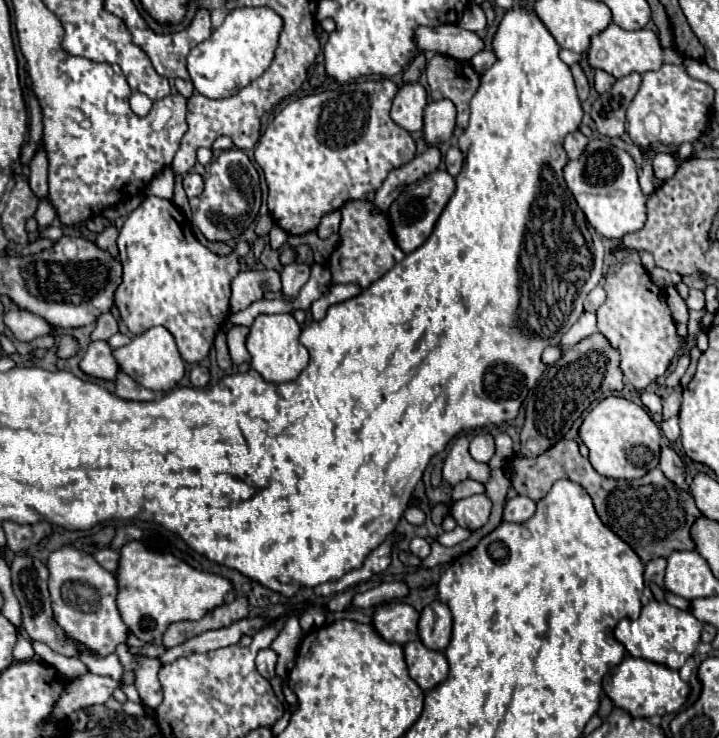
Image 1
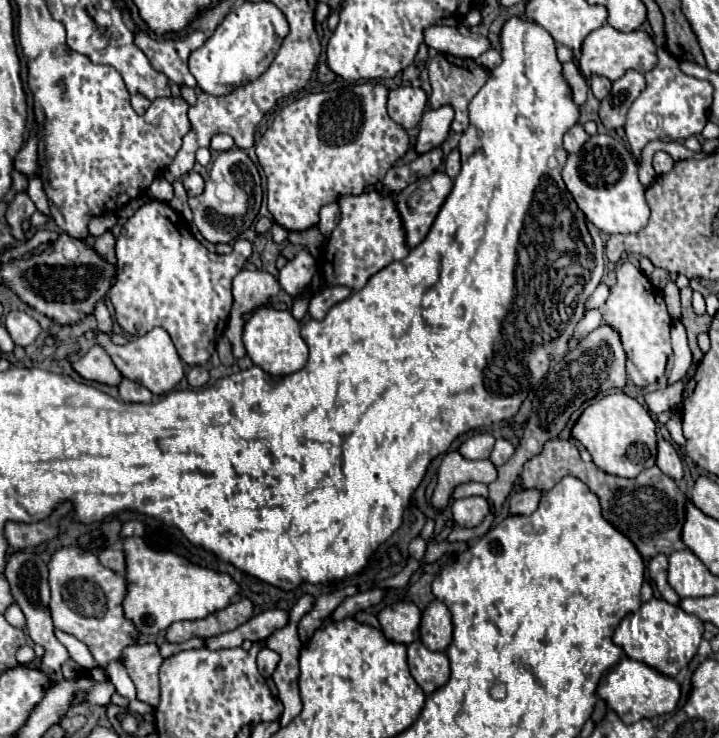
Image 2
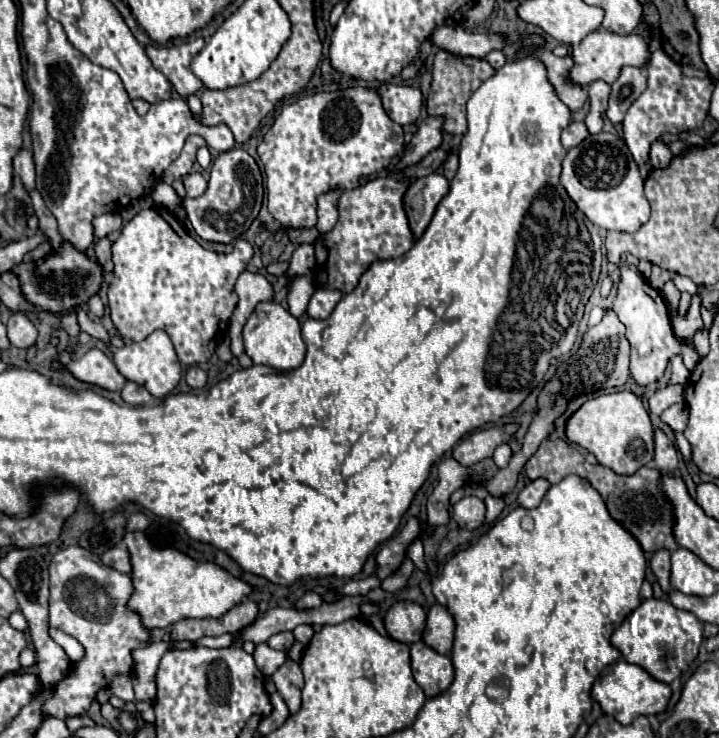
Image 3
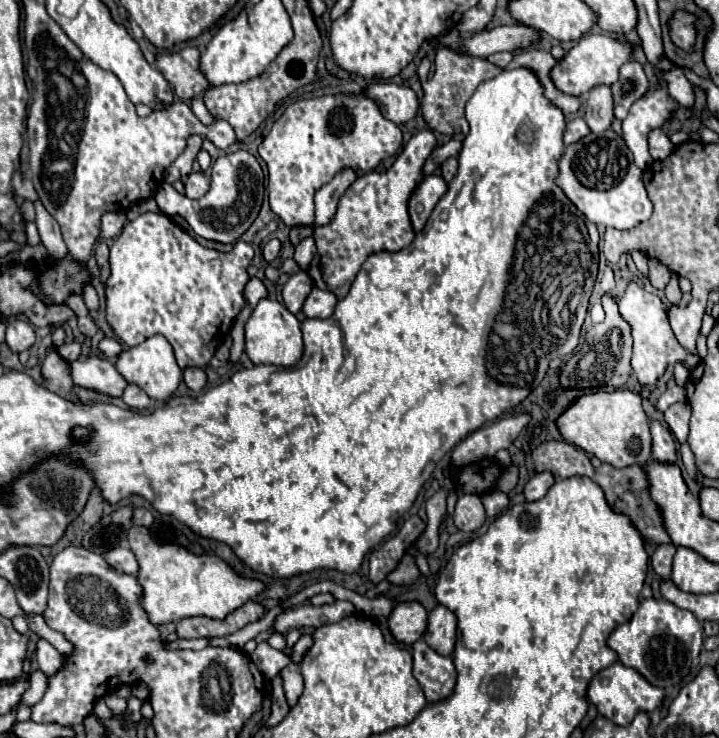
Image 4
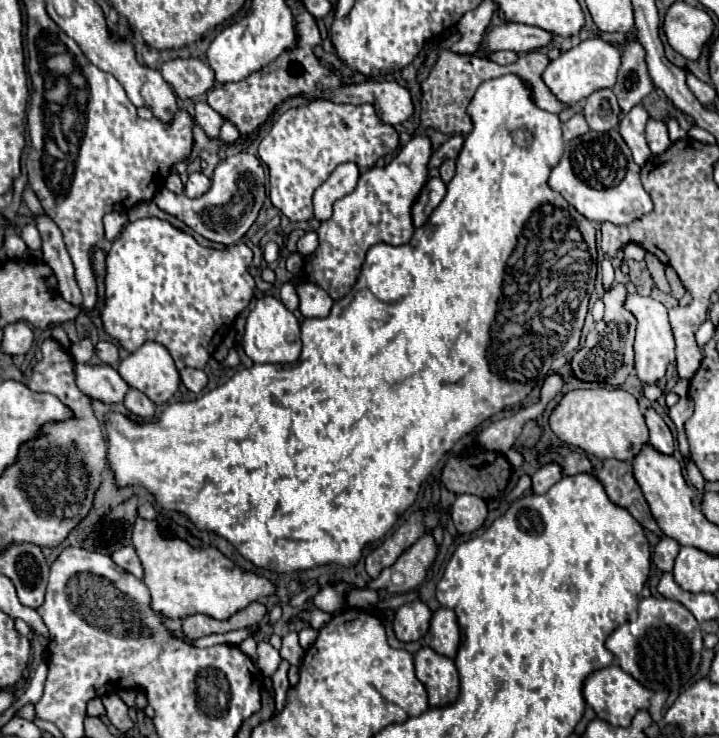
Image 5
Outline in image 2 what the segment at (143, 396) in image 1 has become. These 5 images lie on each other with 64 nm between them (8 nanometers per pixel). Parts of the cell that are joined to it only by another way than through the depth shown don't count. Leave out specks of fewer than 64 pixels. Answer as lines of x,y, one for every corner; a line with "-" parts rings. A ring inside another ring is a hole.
122,378
122,382
118,384
118,392
124,402
152,402
154,400
154,394
148,388
128,378

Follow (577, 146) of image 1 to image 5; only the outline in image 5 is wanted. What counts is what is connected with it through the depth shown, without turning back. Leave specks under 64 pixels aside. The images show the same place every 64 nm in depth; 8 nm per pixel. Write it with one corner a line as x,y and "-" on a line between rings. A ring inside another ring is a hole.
576,114
568,122
562,124
562,130
564,130
564,142
568,142
568,140
574,140
574,138
586,134
590,128
588,128
584,116
582,114

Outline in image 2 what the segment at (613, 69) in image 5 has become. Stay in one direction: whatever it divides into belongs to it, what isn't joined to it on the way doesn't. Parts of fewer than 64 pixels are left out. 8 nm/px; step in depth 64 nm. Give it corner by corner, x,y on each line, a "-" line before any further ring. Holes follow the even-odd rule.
604,24
602,28
594,30
588,34
588,38
582,44
582,54
580,54
580,72
584,76
600,74
610,80
618,80
624,76
628,70
638,70
638,72
648,72
656,68
656,44
652,36
644,30
634,30
634,32
618,32
610,24

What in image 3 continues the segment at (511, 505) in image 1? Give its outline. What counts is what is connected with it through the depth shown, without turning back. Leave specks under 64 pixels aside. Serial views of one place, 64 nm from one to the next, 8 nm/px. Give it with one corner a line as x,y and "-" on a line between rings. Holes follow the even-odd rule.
540,478
534,480
534,482
528,482
528,484
522,488
522,492
518,494
518,498
516,498
518,506
528,508
528,510
536,508
536,506
540,504
540,500
544,498
544,494
546,494
548,488
550,488
550,484
548,484
546,480
540,480

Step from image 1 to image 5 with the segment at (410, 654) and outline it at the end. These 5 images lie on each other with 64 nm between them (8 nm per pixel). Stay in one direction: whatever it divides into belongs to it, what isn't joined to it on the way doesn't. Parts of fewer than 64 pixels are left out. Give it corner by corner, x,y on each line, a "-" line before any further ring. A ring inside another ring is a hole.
422,646
414,654
414,668
416,678
428,692
430,706
448,706
458,698
460,678
454,660
440,656
428,646

